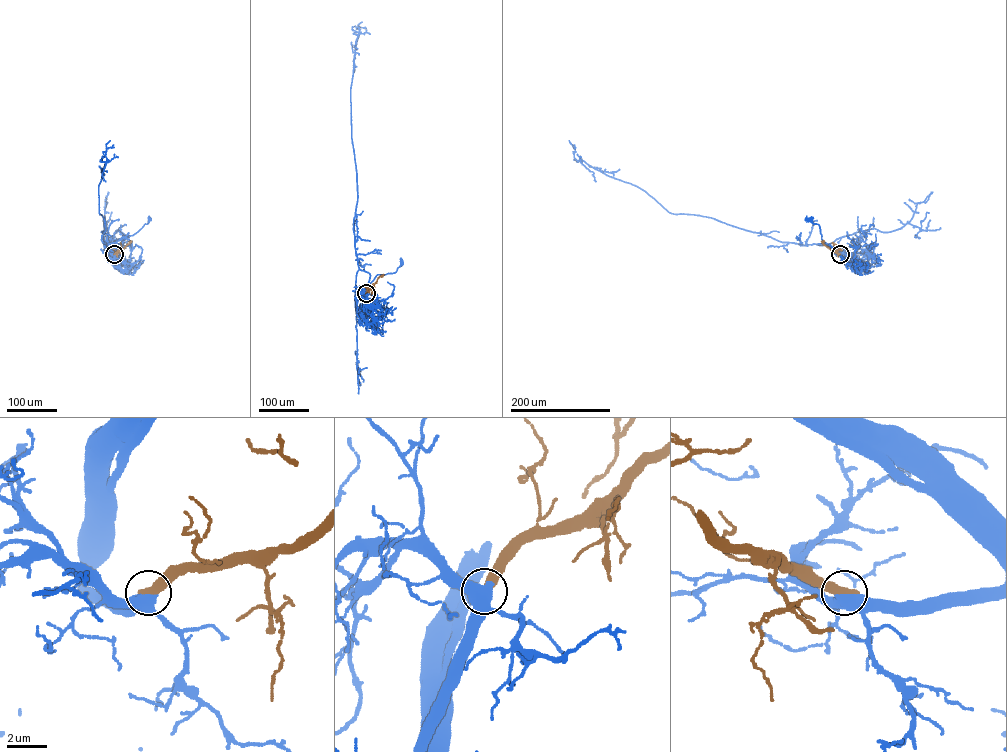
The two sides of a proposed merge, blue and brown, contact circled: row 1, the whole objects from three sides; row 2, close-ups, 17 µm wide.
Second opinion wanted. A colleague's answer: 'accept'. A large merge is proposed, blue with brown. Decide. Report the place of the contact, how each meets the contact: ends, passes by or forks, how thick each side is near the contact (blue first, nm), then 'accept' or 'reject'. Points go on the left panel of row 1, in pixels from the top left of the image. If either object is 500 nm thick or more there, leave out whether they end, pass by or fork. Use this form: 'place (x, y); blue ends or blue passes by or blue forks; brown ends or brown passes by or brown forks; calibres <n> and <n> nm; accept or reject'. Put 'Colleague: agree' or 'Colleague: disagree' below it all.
place (114, 254); calibres 550 and 500 nm; accept
Colleague: agree

